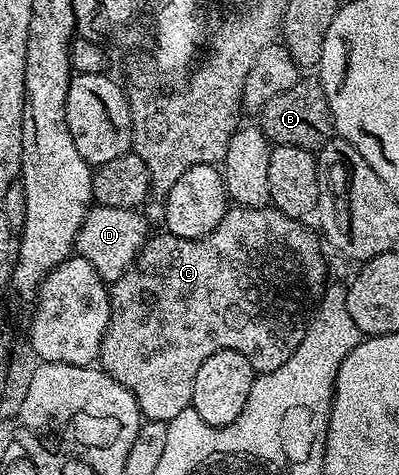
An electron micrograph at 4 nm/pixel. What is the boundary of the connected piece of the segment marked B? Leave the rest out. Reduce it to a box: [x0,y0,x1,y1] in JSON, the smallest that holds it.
[258,76,334,151]

